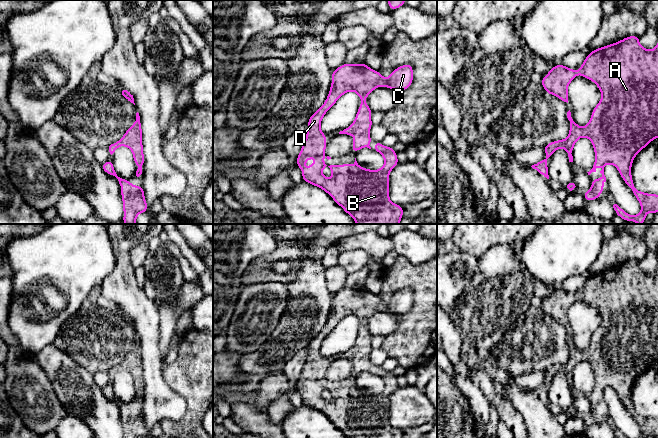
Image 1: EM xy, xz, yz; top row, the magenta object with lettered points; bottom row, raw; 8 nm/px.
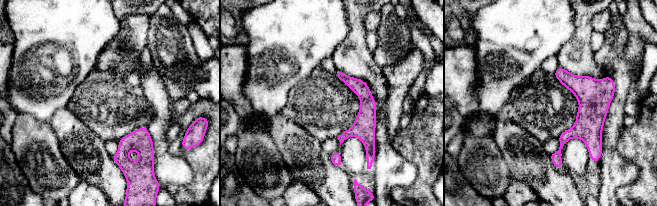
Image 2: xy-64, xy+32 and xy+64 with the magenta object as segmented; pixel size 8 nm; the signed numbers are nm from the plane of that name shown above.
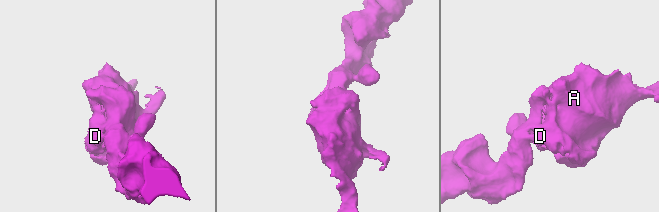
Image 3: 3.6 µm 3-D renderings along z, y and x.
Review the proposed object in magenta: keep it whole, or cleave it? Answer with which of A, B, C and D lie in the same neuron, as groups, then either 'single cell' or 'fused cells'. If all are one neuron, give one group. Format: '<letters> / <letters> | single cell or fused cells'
A B C D | single cell

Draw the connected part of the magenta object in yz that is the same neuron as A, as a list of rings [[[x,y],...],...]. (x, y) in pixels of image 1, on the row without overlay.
[[[628,260],[614,268],[591,275],[578,295],[558,288],[543,301],[541,309],[546,316],[564,326],[568,327],[568,309],[578,298],[590,303],[599,311],[602,323],[595,330],[590,346],[585,351],[579,351],[575,347],[569,334],[567,336],[567,342],[570,345],[568,361],[565,364],[553,365],[545,369],[546,382],[531,391],[549,403],[547,385],[553,377],[563,371],[568,378],[569,386],[573,386],[571,377],[575,366],[581,361],[587,361],[591,364],[595,374],[593,392],[587,397],[590,399],[596,396],[596,391],[599,389],[602,391],[600,395],[602,402],[591,403],[592,411],[588,416],[583,416],[584,423],[586,425],[598,423],[601,416],[605,416],[603,413],[606,406],[604,391],[610,387],[618,392],[620,400],[640,426],[642,435],[639,438],[647,436],[655,438],[658,436],[658,419],[638,415],[634,411],[631,400],[631,390],[636,378],[658,361],[658,268],[649,275],[639,268],[639,262]]]

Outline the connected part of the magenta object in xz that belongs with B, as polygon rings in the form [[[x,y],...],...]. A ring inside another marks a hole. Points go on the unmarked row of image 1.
[[[365,287],[356,289],[343,288],[332,296],[332,308],[326,325],[308,344],[307,360],[302,369],[300,378],[296,382],[297,391],[301,393],[304,405],[323,413],[348,438],[403,438],[403,431],[393,428],[389,424],[389,397],[399,388],[397,377],[392,371],[385,371],[381,366],[375,366],[375,372],[373,374],[378,375],[385,384],[385,388],[379,394],[368,394],[360,391],[356,382],[353,389],[342,388],[340,390],[336,390],[332,388],[323,388],[322,384],[325,382],[325,371],[327,365],[325,358],[320,354],[322,342],[343,318],[348,315],[355,315],[362,324],[359,328],[360,333],[357,335],[352,349],[349,352],[345,352],[343,355],[340,355],[339,358],[355,360],[352,369],[352,376],[354,377],[364,371],[371,373],[369,366],[372,365],[372,363],[369,359],[369,355],[373,347],[371,346],[372,335],[365,326],[367,319],[380,310],[404,315],[409,312],[412,306],[413,292],[410,288],[405,288],[395,293],[388,303],[385,303],[379,295],[370,293]],[[311,381],[316,383],[316,387],[309,389],[308,393],[305,394],[304,387]],[[324,391],[331,393],[333,397],[332,402],[325,402],[323,400],[322,393]]]

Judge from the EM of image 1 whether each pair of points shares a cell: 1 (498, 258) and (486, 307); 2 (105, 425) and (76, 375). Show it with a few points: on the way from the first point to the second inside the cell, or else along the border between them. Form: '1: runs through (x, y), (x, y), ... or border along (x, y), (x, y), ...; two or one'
1: runs through (498, 270), (497, 295); one
2: runs through (99, 413), (76, 387); one

